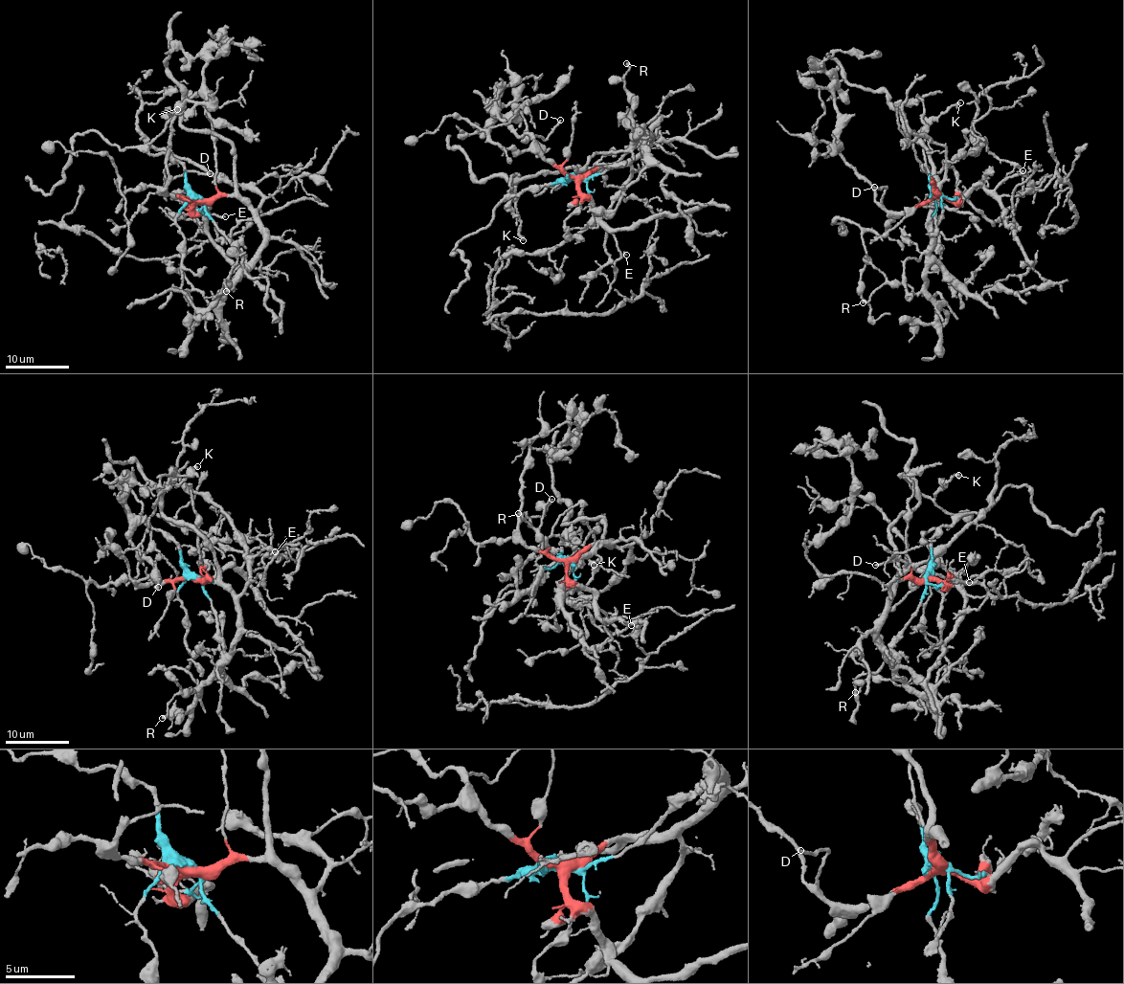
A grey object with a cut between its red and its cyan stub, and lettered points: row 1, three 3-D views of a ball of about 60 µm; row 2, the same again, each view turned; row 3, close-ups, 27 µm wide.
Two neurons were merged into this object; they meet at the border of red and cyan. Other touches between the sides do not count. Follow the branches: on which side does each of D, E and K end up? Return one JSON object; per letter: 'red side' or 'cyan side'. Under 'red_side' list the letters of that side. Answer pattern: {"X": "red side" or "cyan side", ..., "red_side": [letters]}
{"D": "red side", "E": "red side", "K": "cyan side", "red_side": ["D", "E"]}

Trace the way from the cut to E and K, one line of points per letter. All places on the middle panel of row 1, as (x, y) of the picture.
E: (575, 178), (575, 188), (590, 199), (595, 214), (605, 228), (607, 252), (615, 261), (626, 255)
K: (575, 178), (552, 185), (534, 185), (506, 194), (511, 188), (509, 204), (518, 216), (524, 240)

